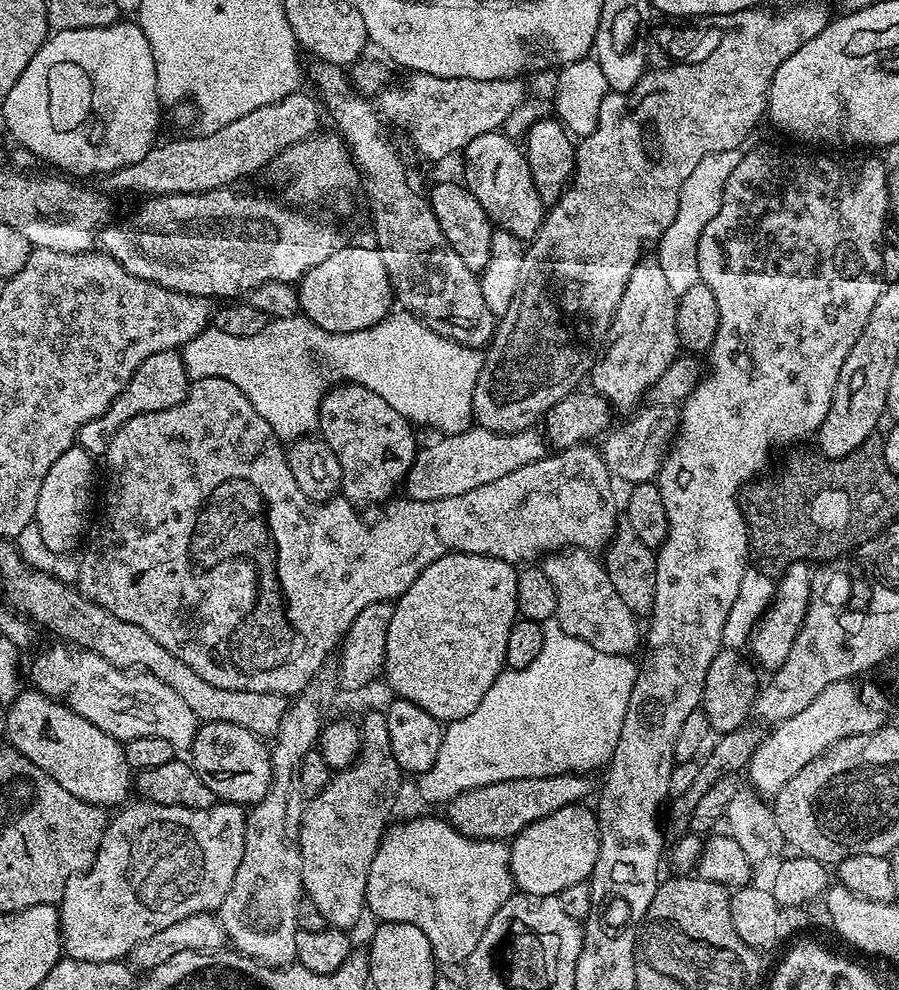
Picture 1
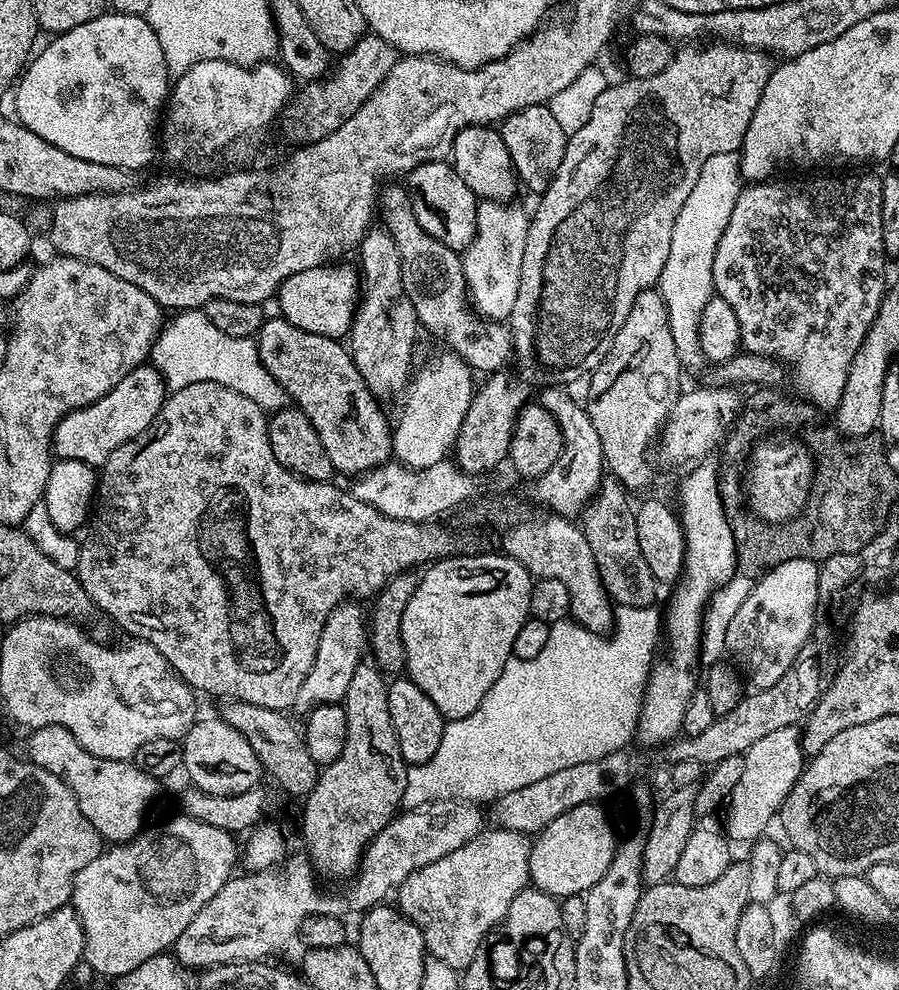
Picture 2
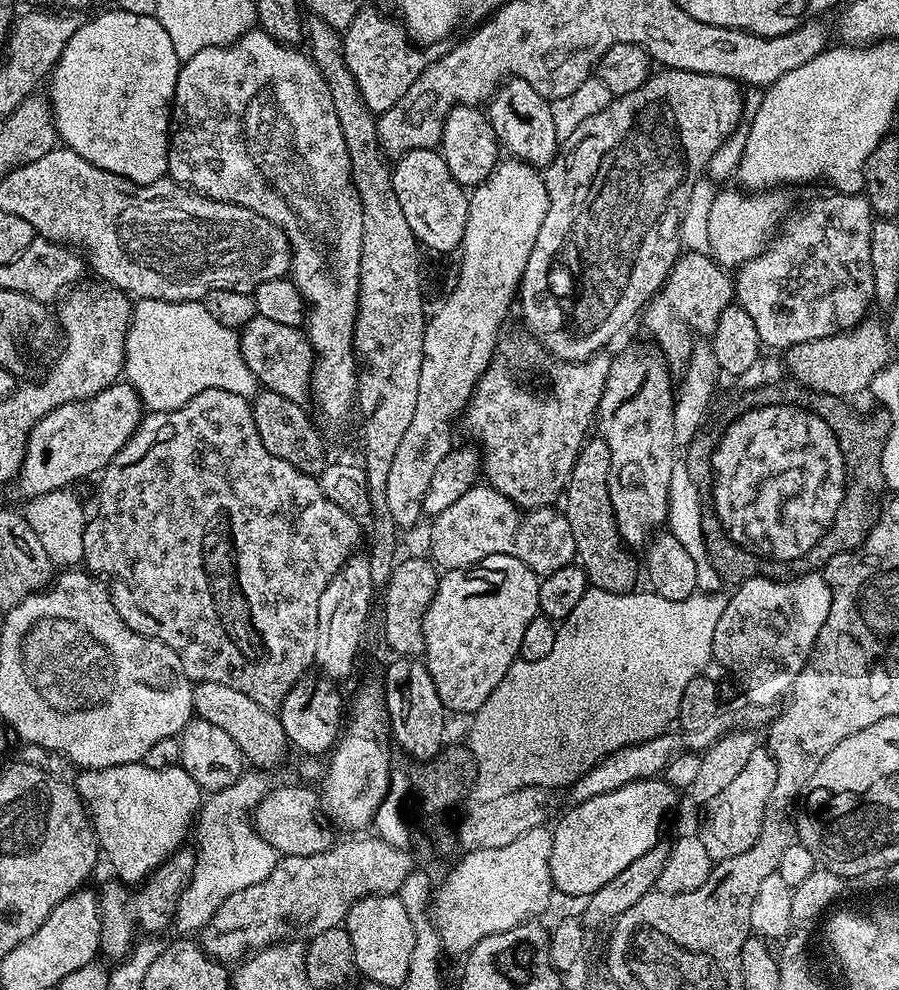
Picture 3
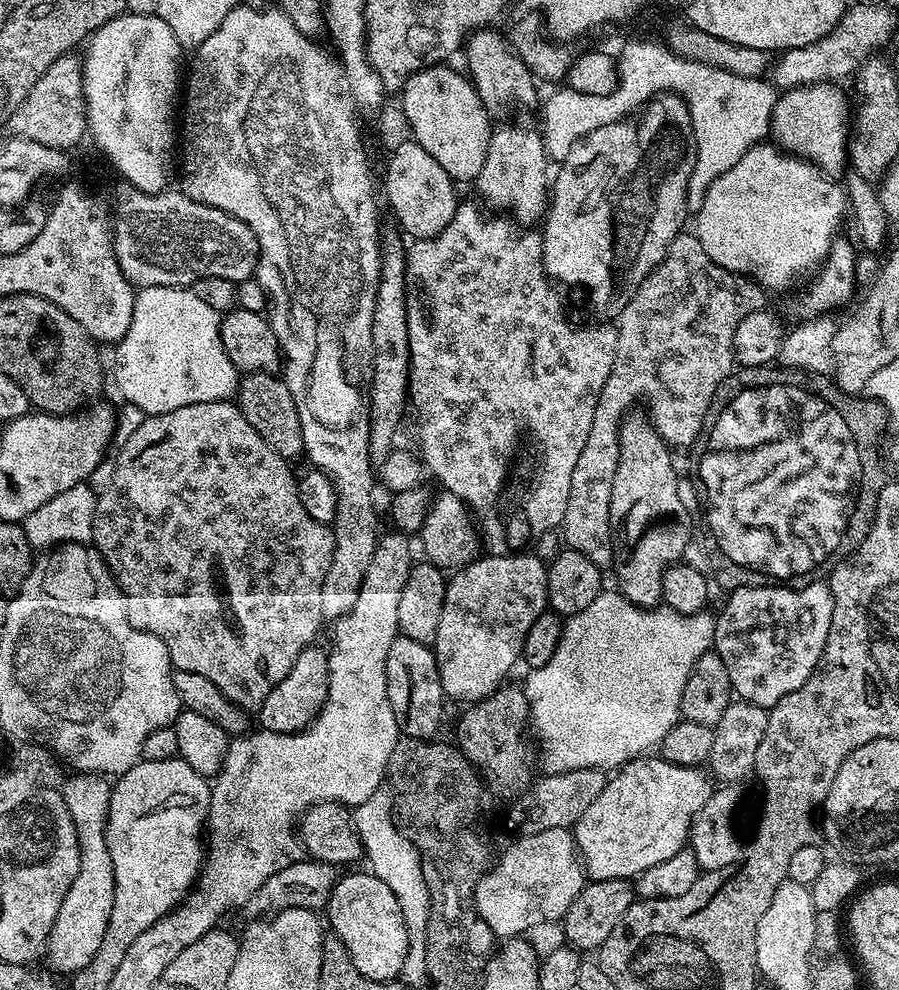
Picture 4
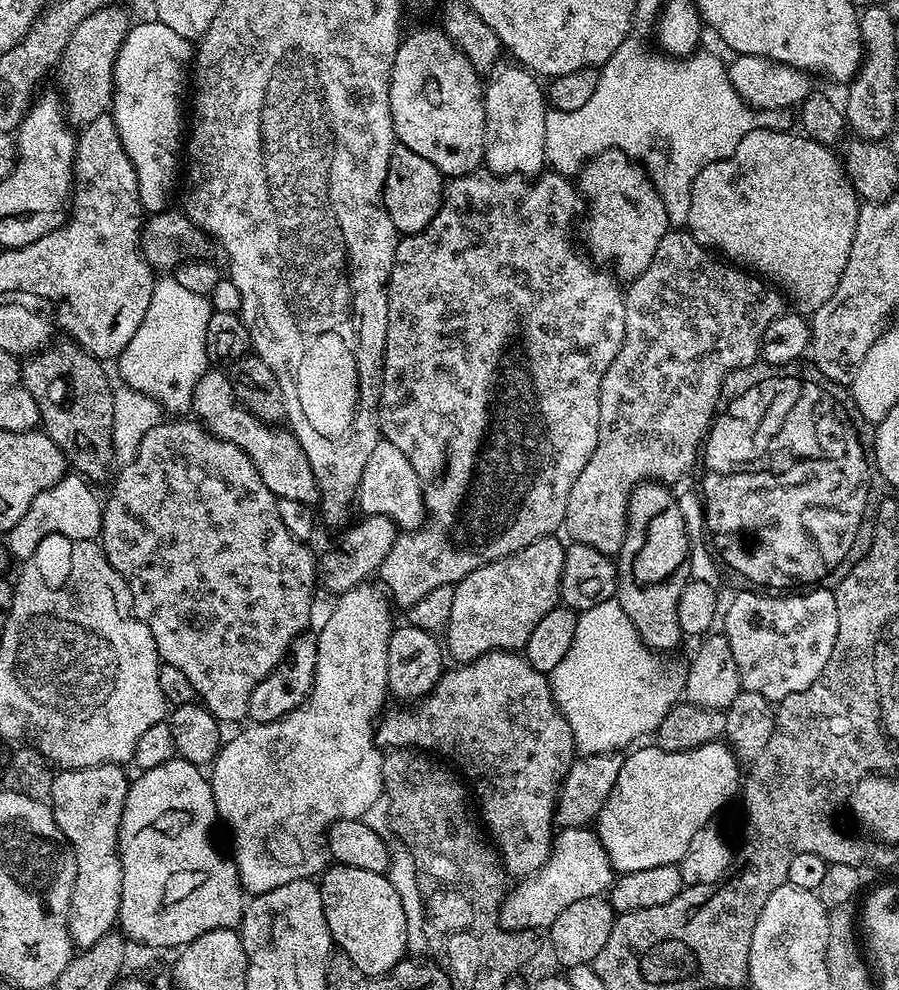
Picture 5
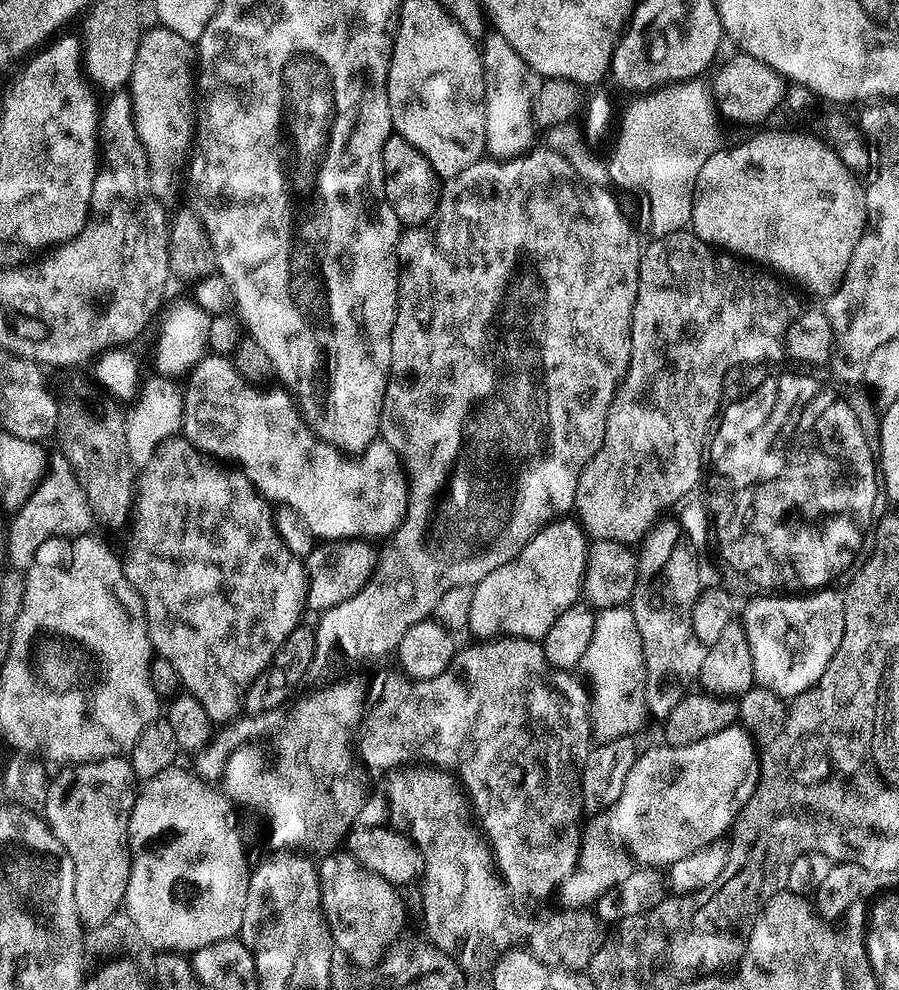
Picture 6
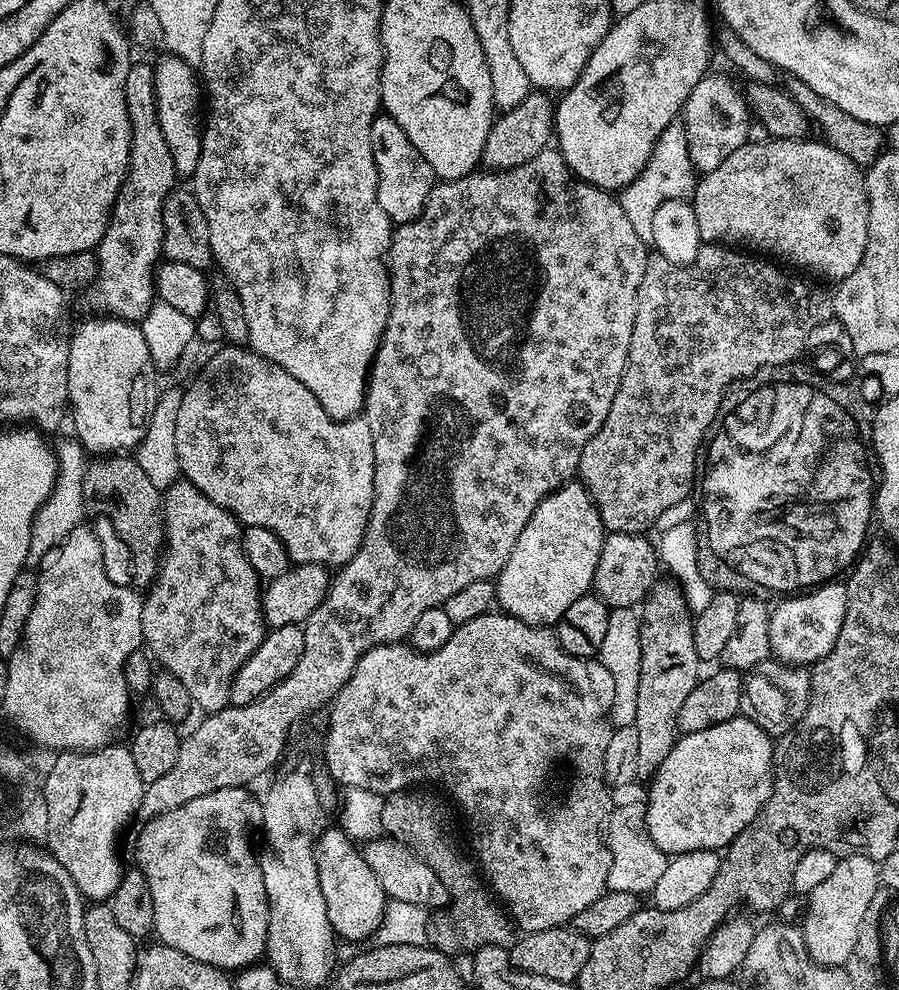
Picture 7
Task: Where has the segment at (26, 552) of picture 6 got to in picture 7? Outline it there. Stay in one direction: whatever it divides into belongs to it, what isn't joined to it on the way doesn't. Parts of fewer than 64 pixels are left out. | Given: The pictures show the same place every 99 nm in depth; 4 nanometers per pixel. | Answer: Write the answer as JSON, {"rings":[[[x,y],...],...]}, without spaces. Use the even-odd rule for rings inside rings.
{"rings":[[[68,434],[54,444],[56,454],[56,481],[52,487],[52,492],[46,498],[46,502],[36,511],[36,517],[30,530],[30,544],[28,550],[28,564],[39,565],[41,558],[56,547],[61,540],[65,540],[70,534],[70,530],[81,527],[80,520],[86,513],[84,502],[84,474],[82,463],[80,464],[80,454],[82,455],[81,443],[75,435]]]}

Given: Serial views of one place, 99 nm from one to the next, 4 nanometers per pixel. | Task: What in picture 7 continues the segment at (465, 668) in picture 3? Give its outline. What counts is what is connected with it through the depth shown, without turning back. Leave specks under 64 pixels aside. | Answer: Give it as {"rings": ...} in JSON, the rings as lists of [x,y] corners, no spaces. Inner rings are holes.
{"rings":[[[569,482],[551,492],[538,506],[538,510],[534,510],[530,522],[526,522],[526,530],[518,534],[518,542],[514,542],[510,558],[506,558],[506,566],[502,566],[500,575],[495,577],[499,611],[539,628],[554,626],[560,621],[562,614],[566,614],[566,610],[570,610],[574,602],[578,602],[578,598],[589,595],[605,535],[606,529],[596,504],[583,484]]]}

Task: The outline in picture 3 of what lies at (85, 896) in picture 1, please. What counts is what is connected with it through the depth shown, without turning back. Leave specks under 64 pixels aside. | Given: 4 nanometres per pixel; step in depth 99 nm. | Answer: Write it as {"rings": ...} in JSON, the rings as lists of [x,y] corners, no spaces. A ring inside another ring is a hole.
{"rings":[[[181,847],[179,852],[172,853],[142,886],[135,889],[136,896],[132,896],[133,889],[123,882],[111,882],[104,889],[99,889],[100,902],[100,950],[99,955],[112,962],[119,962],[132,951],[137,939],[136,927],[140,927],[144,934],[160,934],[164,927],[173,923],[176,914],[176,903],[184,888],[192,880],[192,871],[196,865],[196,853],[191,847]]]}

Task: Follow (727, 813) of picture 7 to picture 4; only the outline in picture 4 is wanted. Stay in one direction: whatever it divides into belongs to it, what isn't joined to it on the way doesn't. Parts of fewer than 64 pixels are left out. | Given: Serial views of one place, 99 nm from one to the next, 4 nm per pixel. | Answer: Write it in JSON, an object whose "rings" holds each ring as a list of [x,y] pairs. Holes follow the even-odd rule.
{"rings":[[[656,754],[631,760],[613,776],[574,825],[576,850],[589,881],[631,881],[650,866],[685,851],[694,818],[714,791],[703,767],[678,766]]]}

